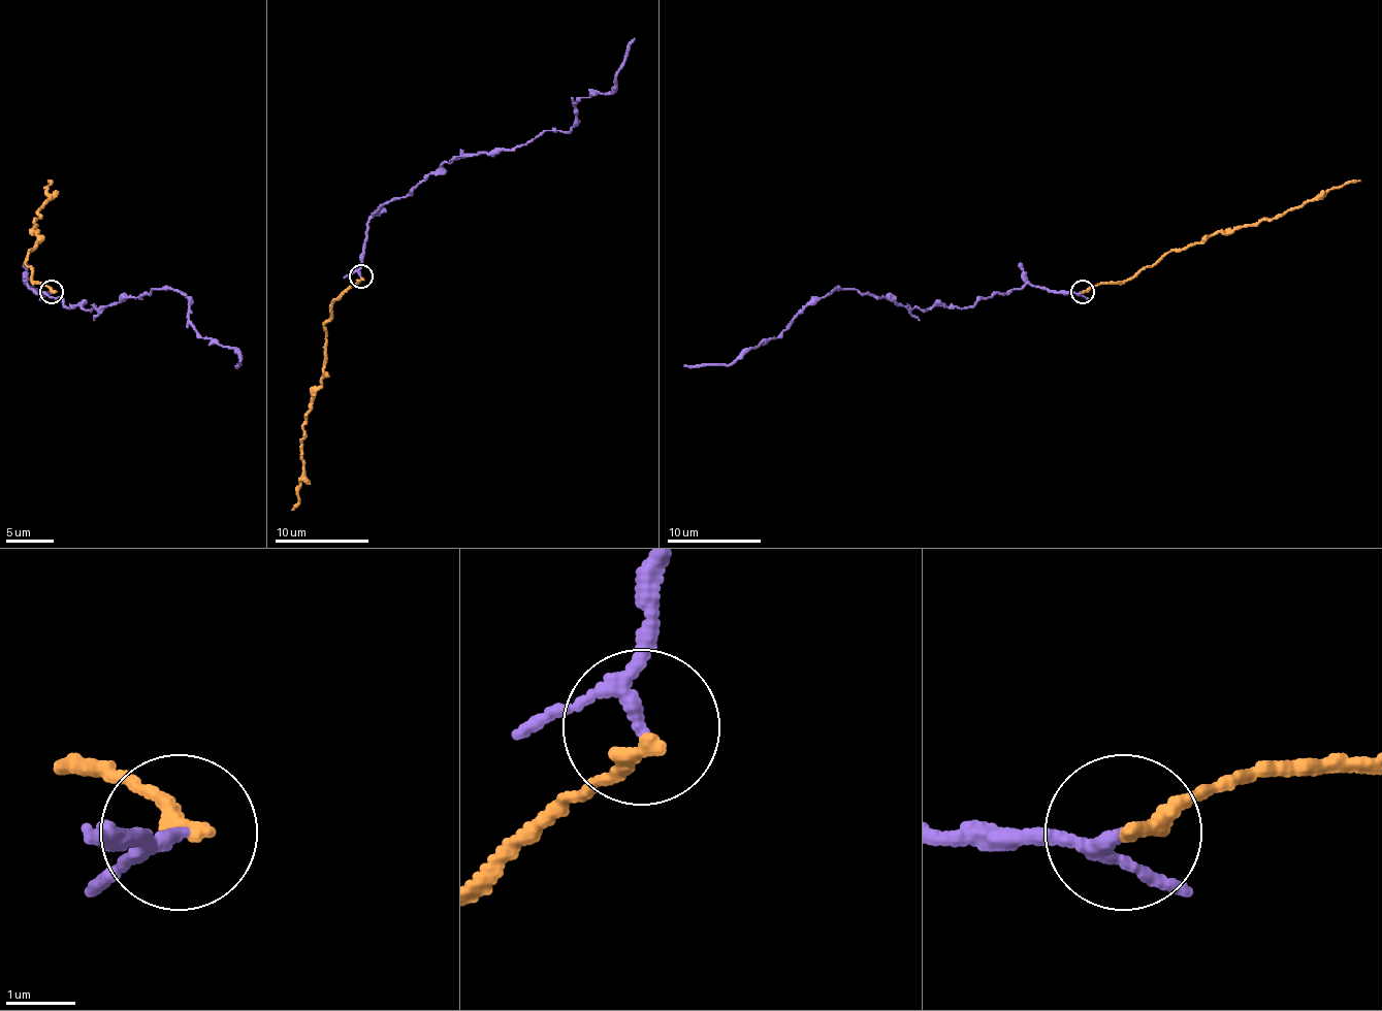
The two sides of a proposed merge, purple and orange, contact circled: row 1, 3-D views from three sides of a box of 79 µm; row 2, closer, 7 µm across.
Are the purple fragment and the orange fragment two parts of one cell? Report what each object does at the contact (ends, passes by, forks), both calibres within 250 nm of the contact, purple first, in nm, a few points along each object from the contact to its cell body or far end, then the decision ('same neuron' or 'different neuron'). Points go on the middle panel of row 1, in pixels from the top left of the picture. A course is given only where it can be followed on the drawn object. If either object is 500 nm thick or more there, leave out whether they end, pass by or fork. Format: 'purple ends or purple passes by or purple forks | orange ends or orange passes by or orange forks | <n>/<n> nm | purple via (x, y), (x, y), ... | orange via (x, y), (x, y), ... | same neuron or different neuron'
purple passes by | orange ends | 160/240 nm | purple via (360, 276), (379, 206), (412, 194), (444, 161), (569, 131), (580, 98), (612, 93), (635, 39) | orange via (360, 276), (333, 300), (324, 329), (324, 373), (303, 425), (299, 451), (303, 473), (298, 500), (293, 510) | different neuron

